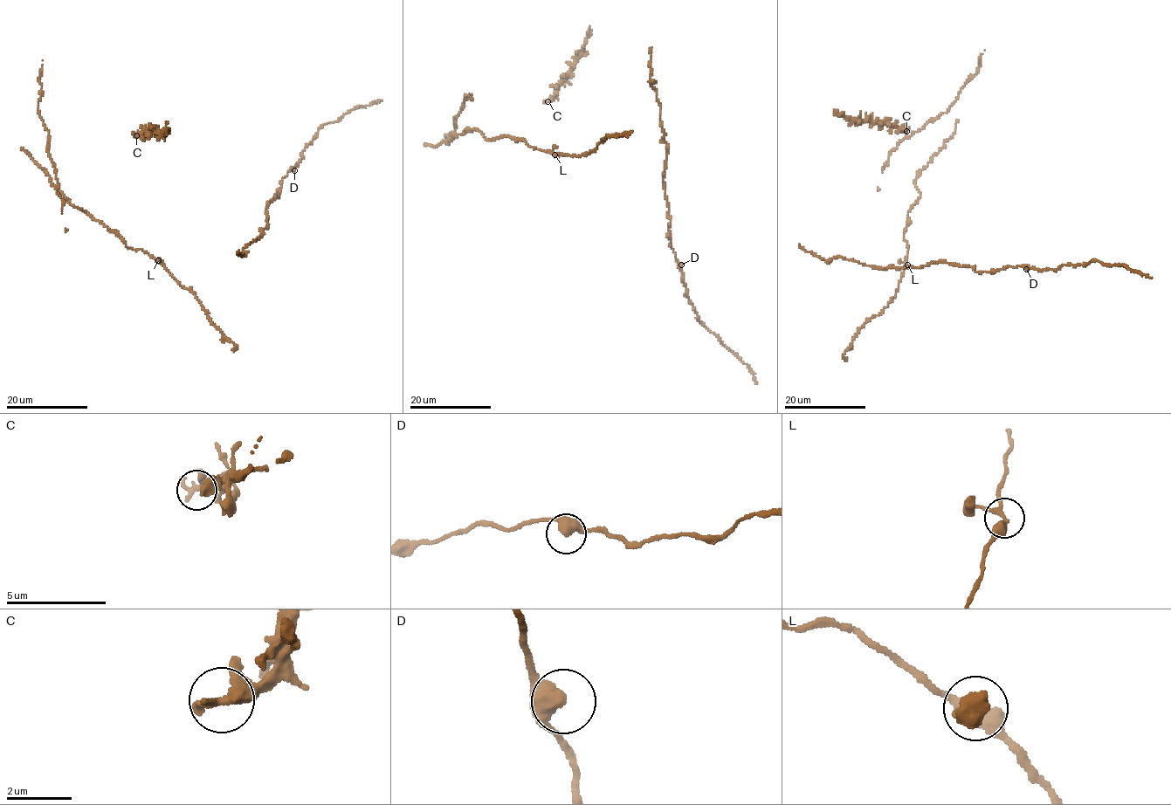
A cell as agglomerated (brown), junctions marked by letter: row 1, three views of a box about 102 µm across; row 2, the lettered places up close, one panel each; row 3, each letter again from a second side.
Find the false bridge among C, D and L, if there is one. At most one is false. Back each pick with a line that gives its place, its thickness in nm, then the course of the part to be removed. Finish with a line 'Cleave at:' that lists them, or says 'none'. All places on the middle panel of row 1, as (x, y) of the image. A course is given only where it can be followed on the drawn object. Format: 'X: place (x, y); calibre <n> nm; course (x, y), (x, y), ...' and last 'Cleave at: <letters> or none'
Cleave at: none

